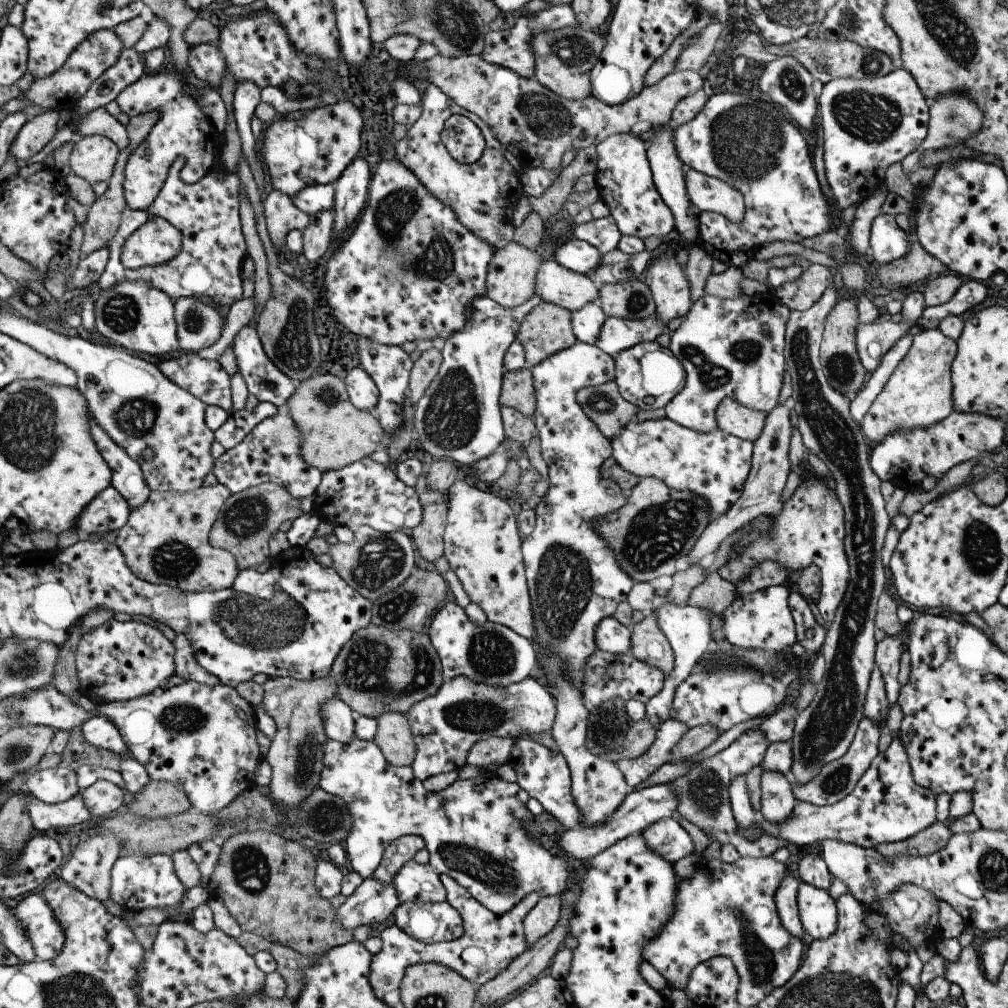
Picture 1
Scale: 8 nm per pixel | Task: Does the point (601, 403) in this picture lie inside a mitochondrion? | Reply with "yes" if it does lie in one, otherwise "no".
yes

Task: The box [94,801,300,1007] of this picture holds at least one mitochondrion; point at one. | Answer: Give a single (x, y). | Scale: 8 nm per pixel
(249, 868)

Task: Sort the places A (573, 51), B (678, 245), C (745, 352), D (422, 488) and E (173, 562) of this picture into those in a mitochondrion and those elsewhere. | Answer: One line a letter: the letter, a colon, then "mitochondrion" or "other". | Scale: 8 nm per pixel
A: mitochondrion
B: other
C: mitochondrion
D: other
E: mitochondrion

